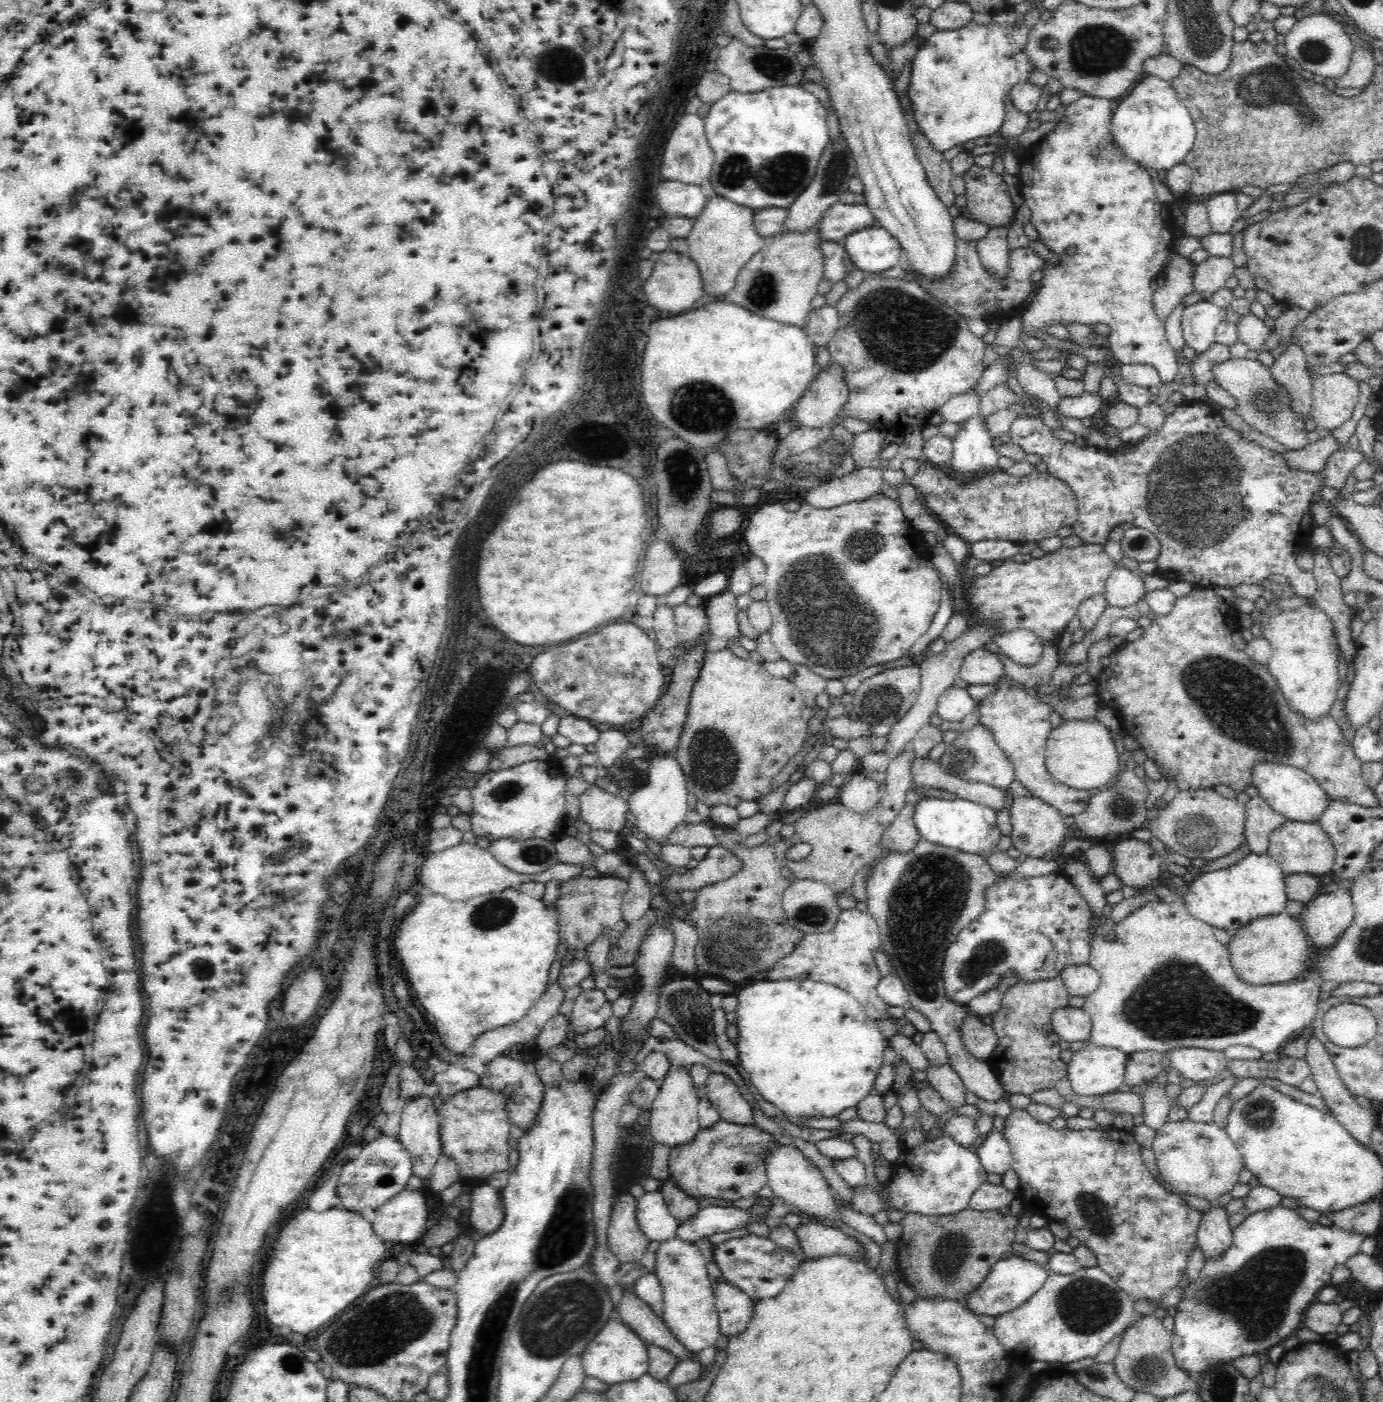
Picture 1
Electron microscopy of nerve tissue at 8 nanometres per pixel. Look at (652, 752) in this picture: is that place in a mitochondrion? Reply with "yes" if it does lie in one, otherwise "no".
no

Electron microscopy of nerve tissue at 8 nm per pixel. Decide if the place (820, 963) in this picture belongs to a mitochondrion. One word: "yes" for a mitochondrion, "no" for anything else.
no

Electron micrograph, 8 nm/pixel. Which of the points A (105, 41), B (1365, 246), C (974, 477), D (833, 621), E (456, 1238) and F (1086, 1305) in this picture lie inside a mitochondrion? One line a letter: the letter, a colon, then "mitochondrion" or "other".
A: other
B: mitochondrion
C: other
D: mitochondrion
E: other
F: mitochondrion

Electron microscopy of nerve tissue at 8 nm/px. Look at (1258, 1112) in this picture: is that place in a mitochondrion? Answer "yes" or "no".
yes

